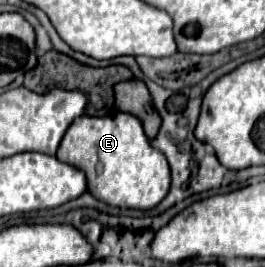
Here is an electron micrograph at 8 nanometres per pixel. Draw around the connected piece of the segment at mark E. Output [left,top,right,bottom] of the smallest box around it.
[56,111,168,211]

